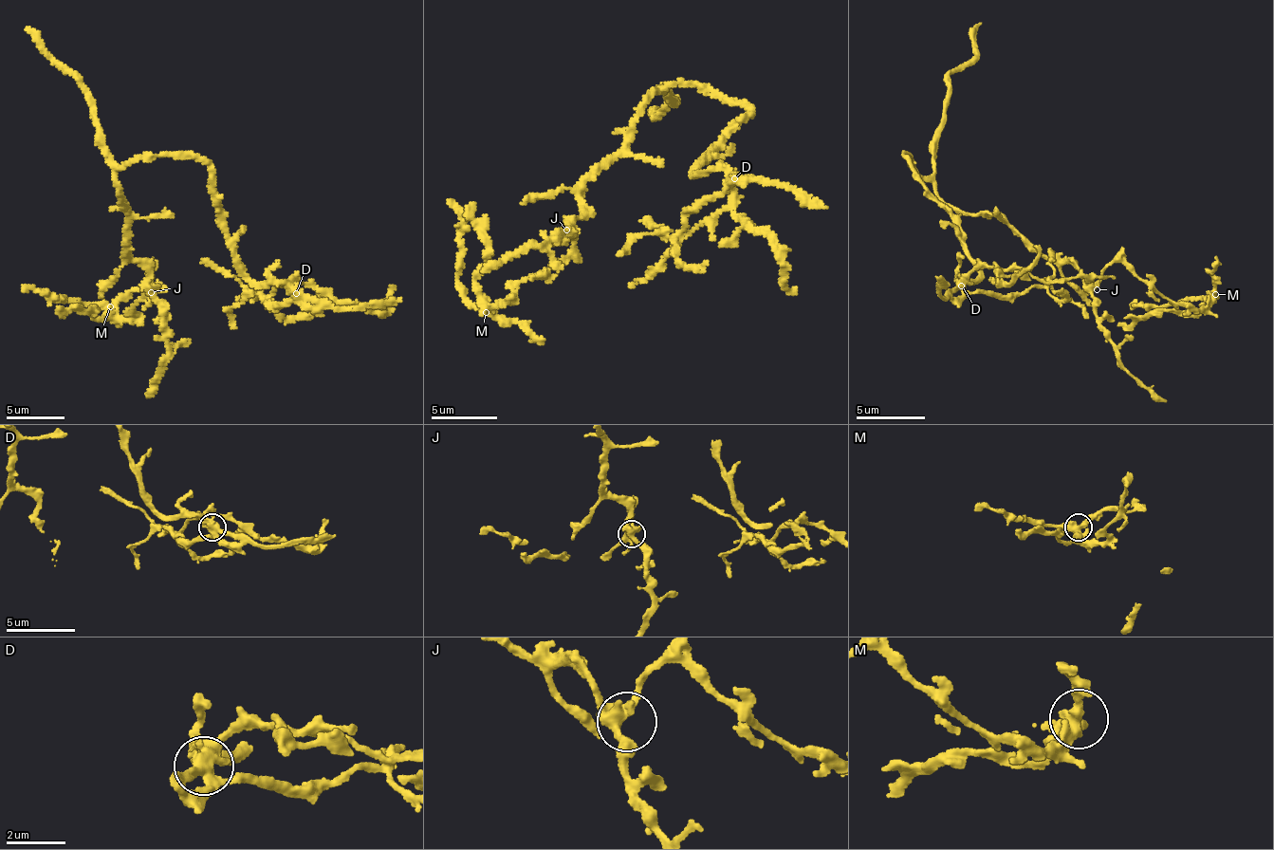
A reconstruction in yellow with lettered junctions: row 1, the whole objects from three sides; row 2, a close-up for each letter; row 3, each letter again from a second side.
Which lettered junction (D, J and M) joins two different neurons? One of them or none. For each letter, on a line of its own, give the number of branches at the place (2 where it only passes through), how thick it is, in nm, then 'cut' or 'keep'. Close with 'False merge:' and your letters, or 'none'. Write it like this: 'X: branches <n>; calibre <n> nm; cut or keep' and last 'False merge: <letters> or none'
D: branches 4; calibre 400 nm; cut
J: branches 4; calibre 360 nm; keep
M: branches 4; calibre 360 nm; keep
False merge: D

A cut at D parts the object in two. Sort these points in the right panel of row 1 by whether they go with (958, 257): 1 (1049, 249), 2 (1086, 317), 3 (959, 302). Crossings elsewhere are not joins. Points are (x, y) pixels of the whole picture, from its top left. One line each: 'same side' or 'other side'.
1: other side
2: other side
3: other side

